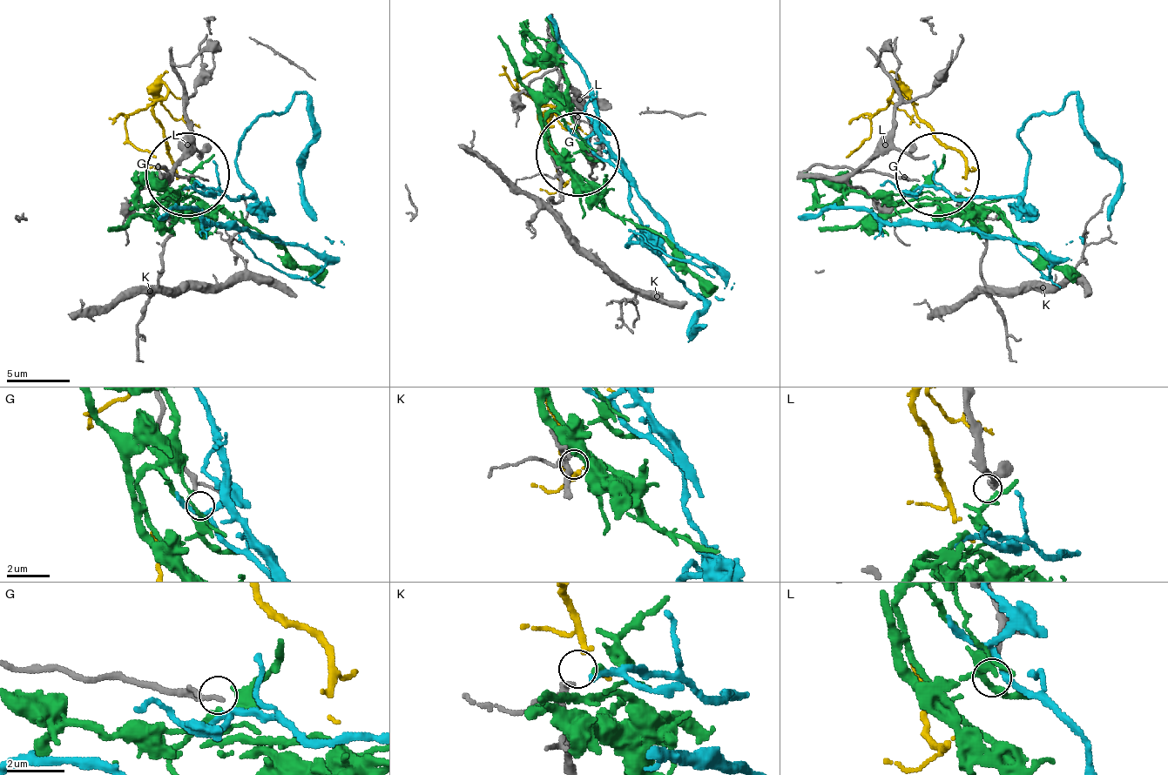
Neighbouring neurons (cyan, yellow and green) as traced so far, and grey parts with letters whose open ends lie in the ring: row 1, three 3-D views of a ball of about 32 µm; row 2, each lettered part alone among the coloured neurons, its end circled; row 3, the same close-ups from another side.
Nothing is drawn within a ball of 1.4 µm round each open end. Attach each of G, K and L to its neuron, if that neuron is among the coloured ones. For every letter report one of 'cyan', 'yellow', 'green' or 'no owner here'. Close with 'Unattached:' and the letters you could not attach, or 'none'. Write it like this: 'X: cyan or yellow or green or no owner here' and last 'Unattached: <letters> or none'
G: no owner here
K: yellow
L: no owner here
Unattached: G, L

